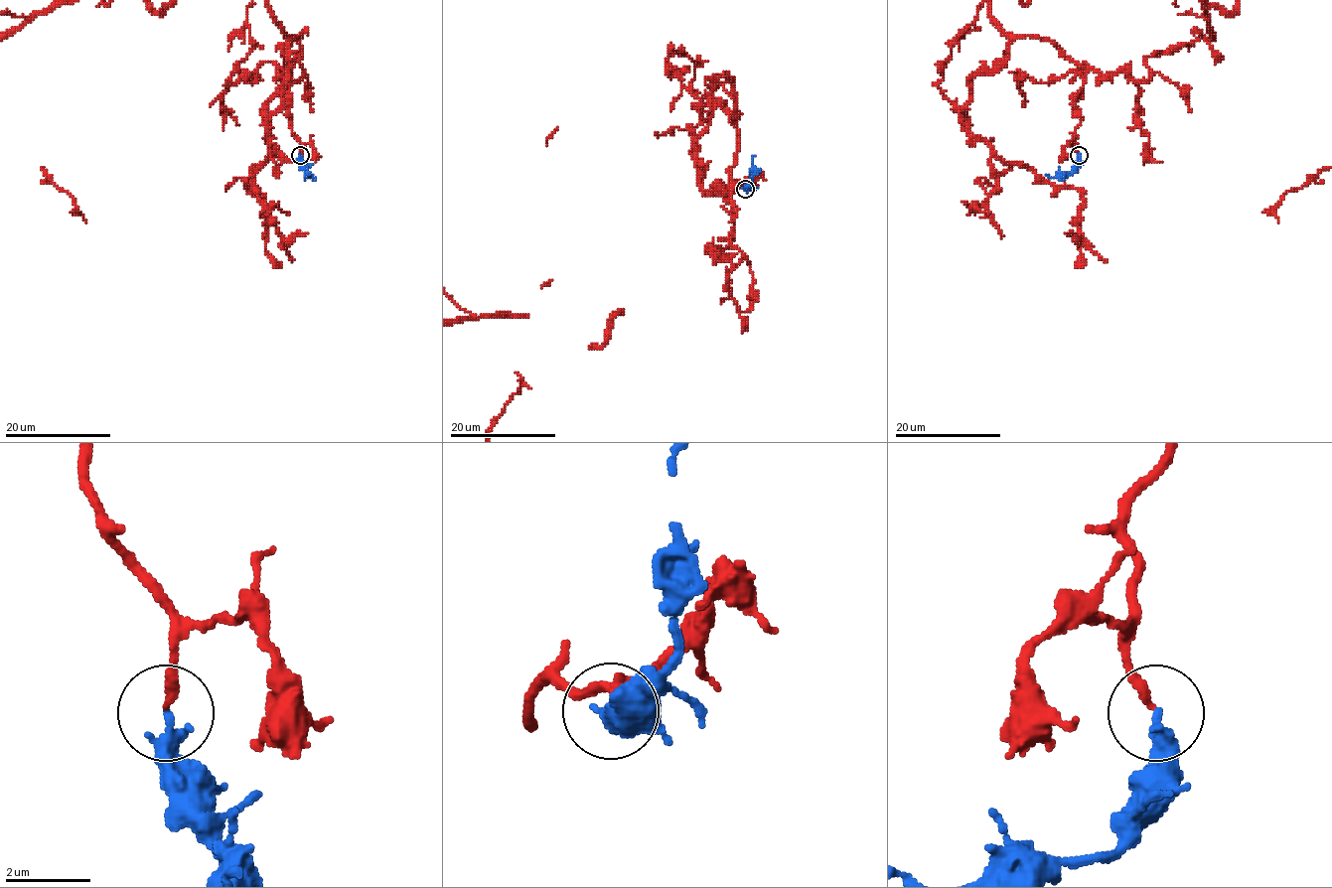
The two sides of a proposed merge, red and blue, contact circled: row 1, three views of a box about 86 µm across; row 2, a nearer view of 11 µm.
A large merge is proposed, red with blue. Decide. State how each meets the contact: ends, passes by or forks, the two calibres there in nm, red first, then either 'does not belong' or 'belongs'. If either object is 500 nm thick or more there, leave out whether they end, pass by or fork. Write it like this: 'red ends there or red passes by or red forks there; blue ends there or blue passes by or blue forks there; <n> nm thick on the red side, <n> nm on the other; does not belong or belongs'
red ends there; blue ends there; 200 nm thick on the red side, 320 nm on the other; belongs

